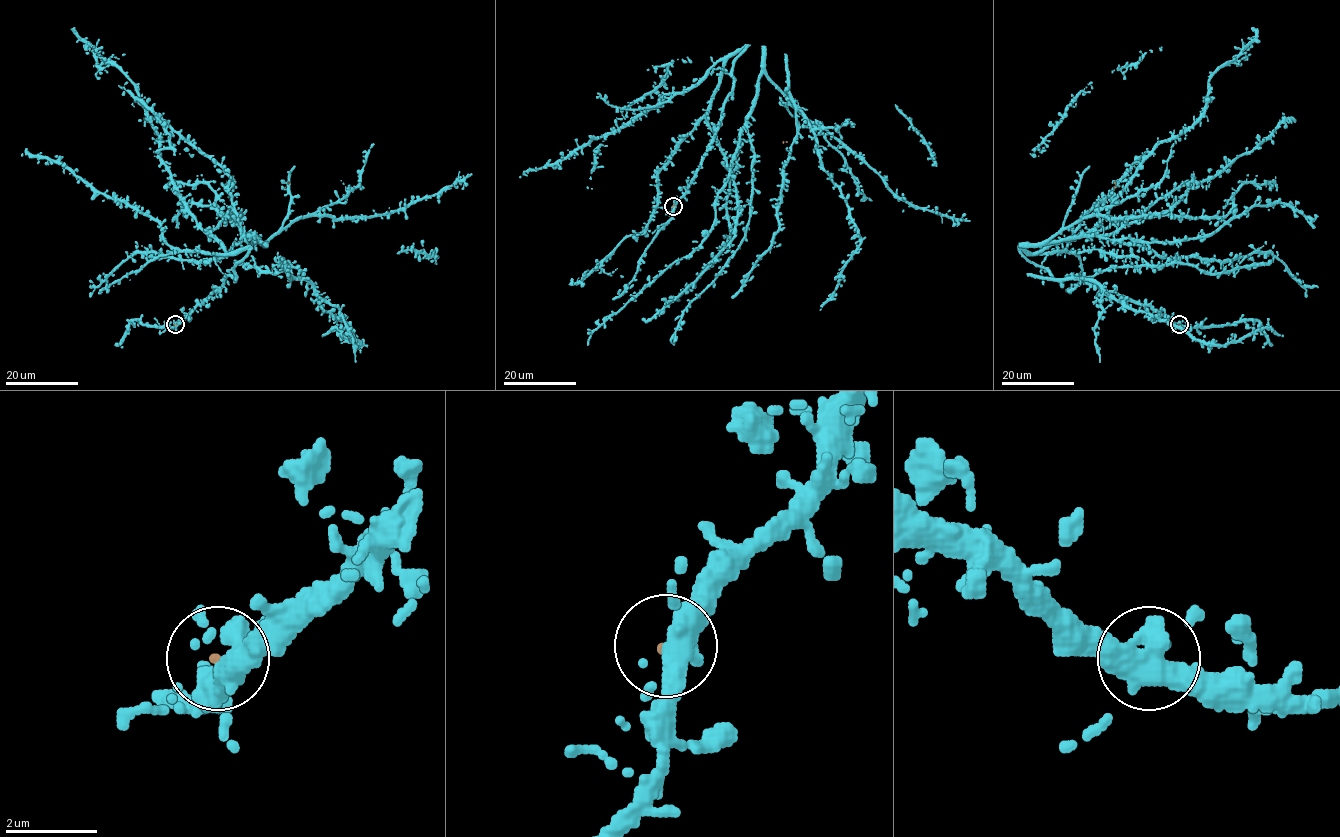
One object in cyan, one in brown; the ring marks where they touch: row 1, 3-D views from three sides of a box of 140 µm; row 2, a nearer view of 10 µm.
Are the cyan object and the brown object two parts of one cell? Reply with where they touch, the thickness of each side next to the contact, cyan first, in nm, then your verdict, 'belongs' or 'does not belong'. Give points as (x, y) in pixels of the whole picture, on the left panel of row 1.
at (175, 324); 400 nm thick on the cyan side, 130 nm on the other; does not belong

